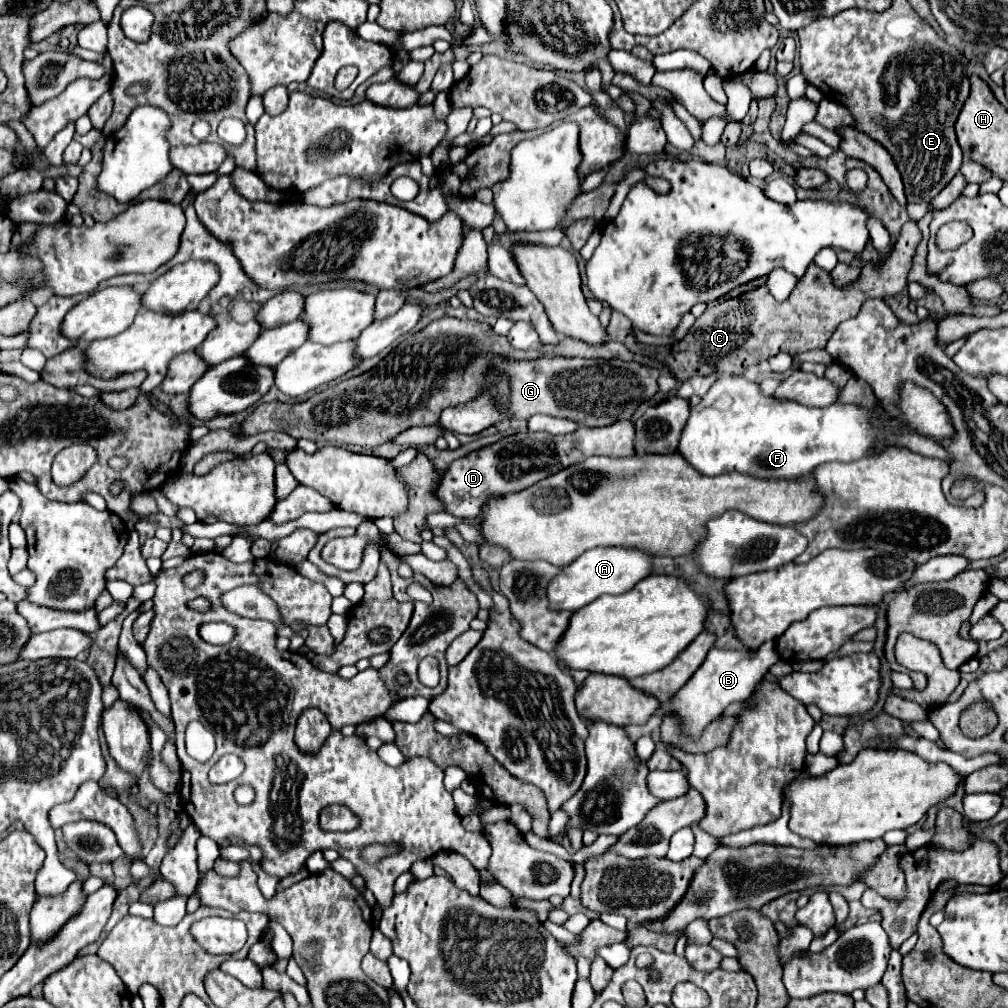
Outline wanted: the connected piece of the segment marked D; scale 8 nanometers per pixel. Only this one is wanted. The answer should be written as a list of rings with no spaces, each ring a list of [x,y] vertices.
[[[616,421],[608,427],[578,427],[574,433],[568,435],[550,435],[550,433],[516,433],[504,437],[488,447],[470,451],[468,455],[452,461],[448,469],[440,477],[438,485],[438,499],[444,505],[444,511],[460,517],[460,519],[474,519],[480,515],[480,507],[484,499],[492,493],[516,493],[522,491],[560,469],[576,465],[592,455],[604,457],[630,457],[632,455],[632,435],[634,423],[632,421]]]

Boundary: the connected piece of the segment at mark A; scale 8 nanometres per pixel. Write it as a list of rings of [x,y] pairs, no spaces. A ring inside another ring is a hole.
[[[624,547],[590,549],[570,565],[562,567],[554,579],[550,579],[548,593],[546,593],[548,607],[554,611],[578,611],[580,607],[592,603],[604,593],[610,595],[626,593],[640,579],[644,579],[648,571],[650,571],[650,559],[646,553],[638,549],[624,549]]]

